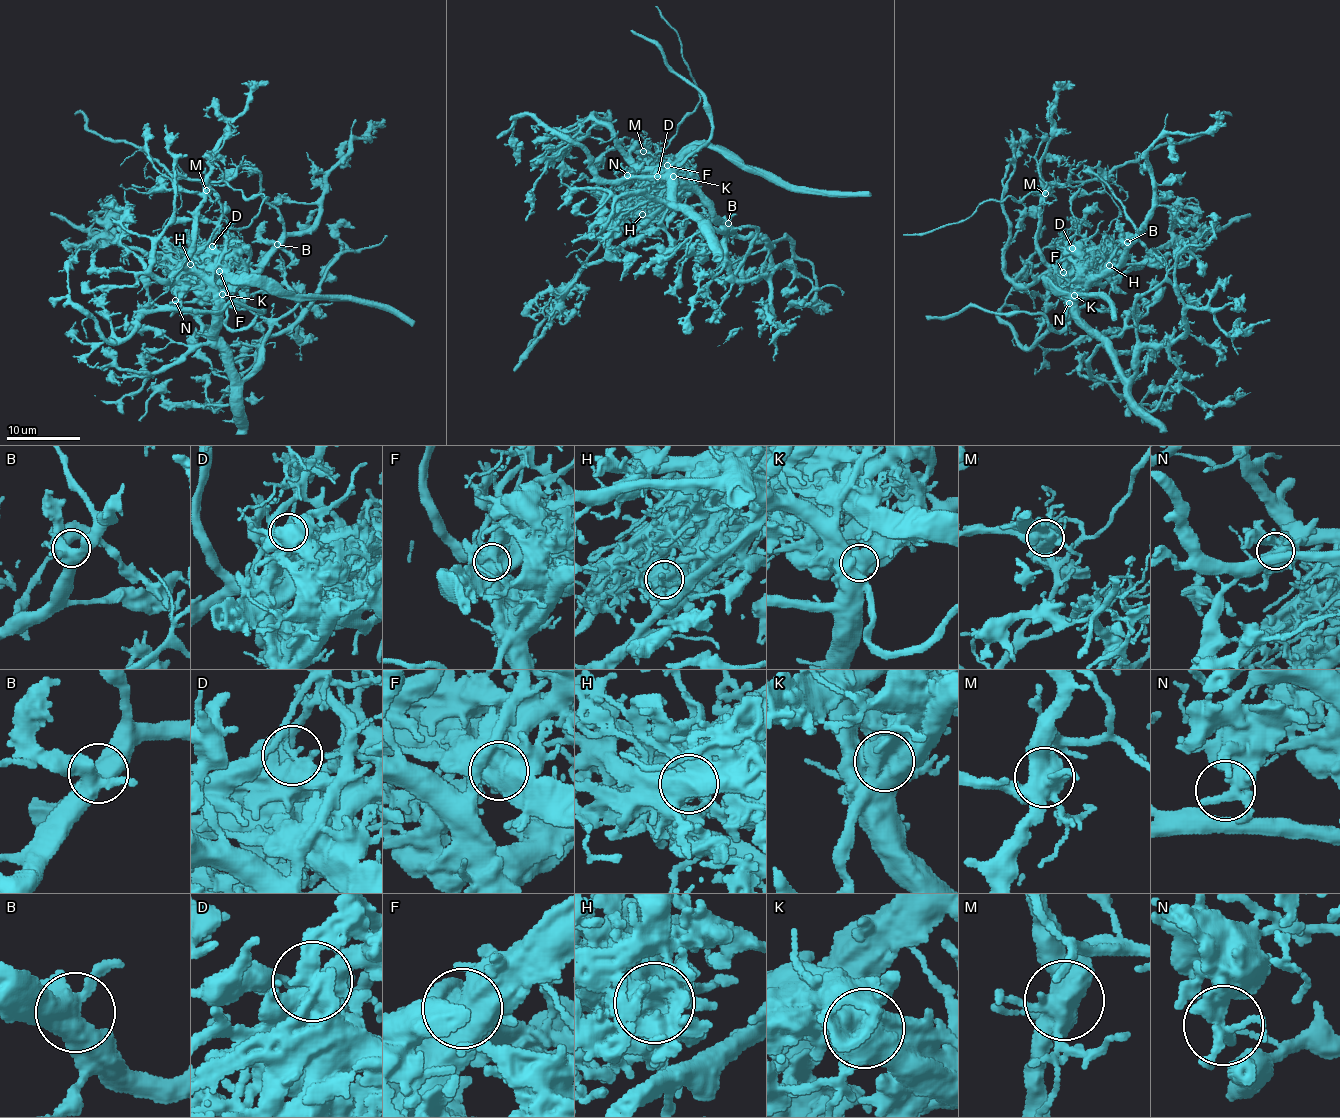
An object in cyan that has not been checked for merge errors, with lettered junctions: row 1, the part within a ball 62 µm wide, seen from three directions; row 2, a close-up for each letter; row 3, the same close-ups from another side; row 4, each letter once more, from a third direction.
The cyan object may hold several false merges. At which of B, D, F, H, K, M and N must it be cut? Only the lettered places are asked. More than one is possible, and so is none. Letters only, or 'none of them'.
D, F, H, K, M

